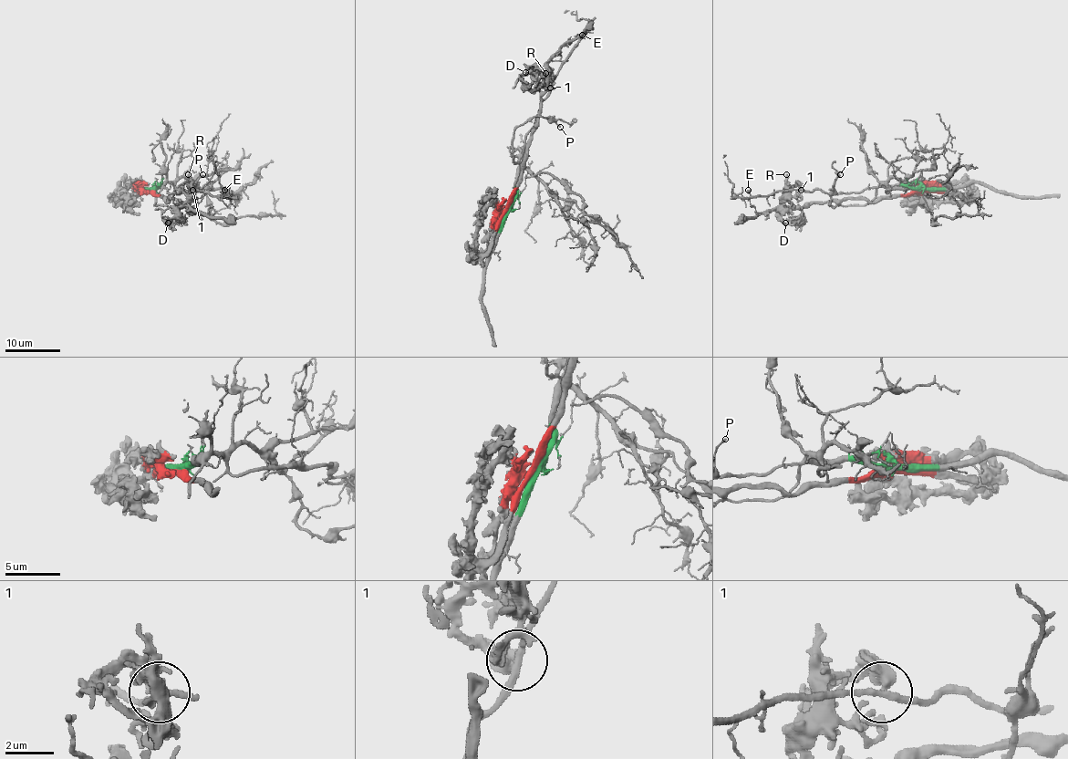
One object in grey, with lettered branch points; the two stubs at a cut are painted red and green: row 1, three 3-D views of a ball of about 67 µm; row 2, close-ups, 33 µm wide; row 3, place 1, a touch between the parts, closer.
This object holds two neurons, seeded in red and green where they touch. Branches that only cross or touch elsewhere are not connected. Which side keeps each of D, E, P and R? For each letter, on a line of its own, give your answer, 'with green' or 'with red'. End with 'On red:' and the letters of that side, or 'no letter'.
D: with red
E: with green
P: with green
R: with red
On red: D, R

